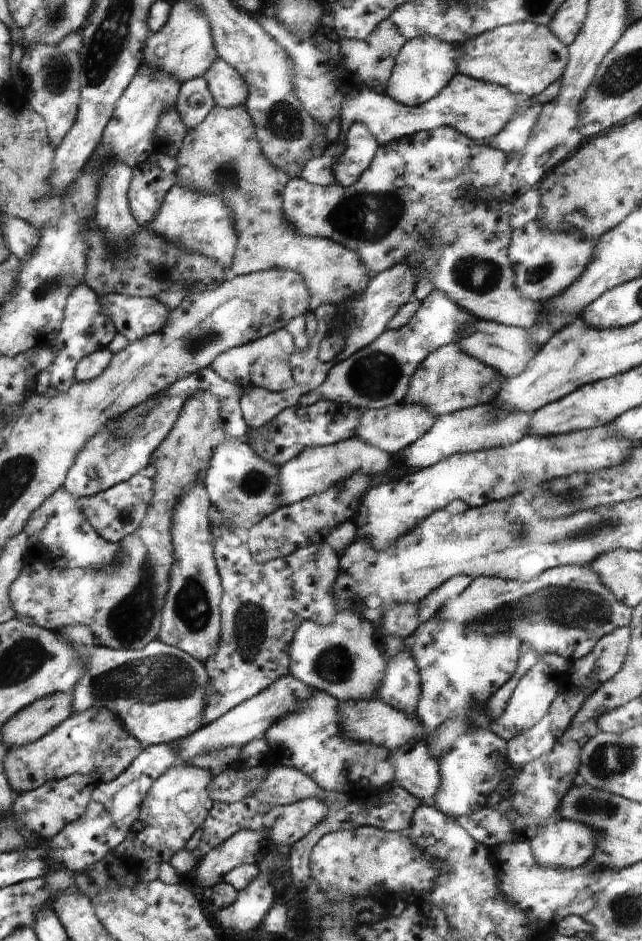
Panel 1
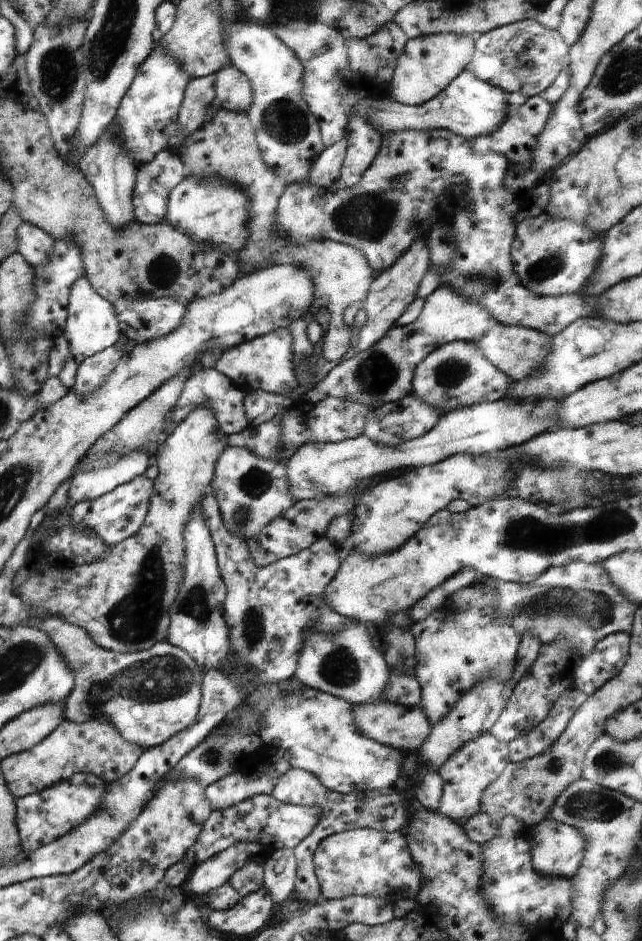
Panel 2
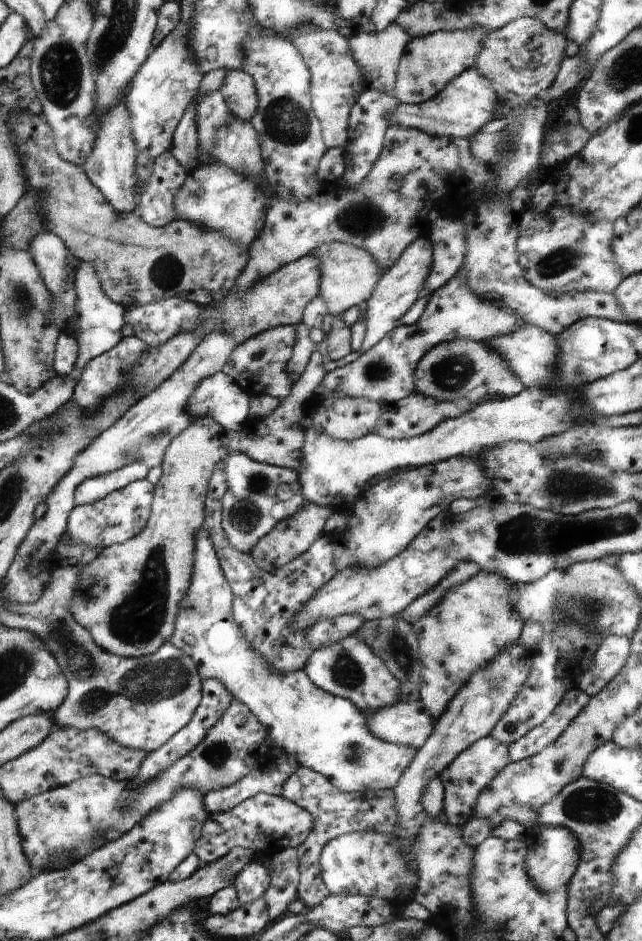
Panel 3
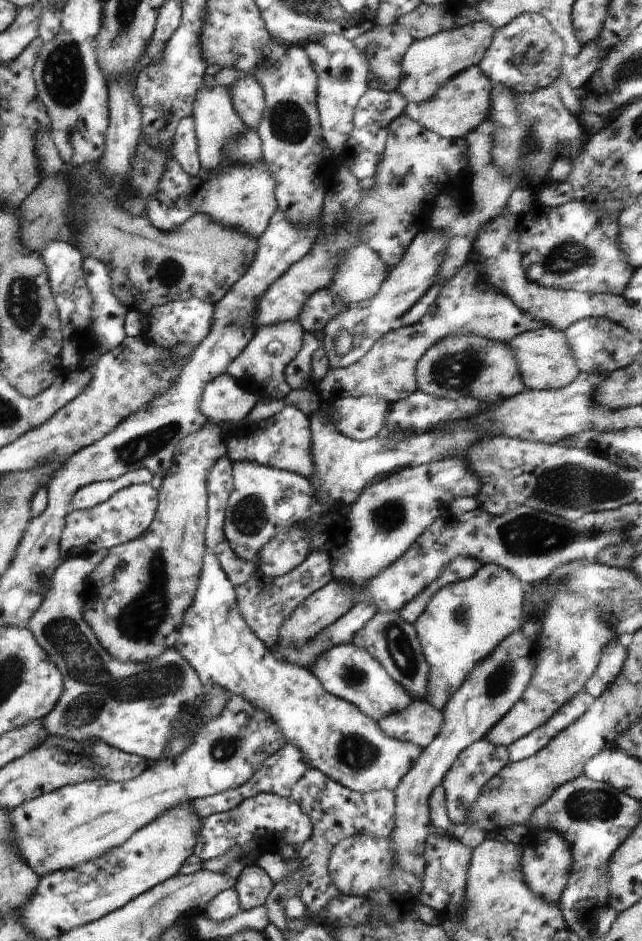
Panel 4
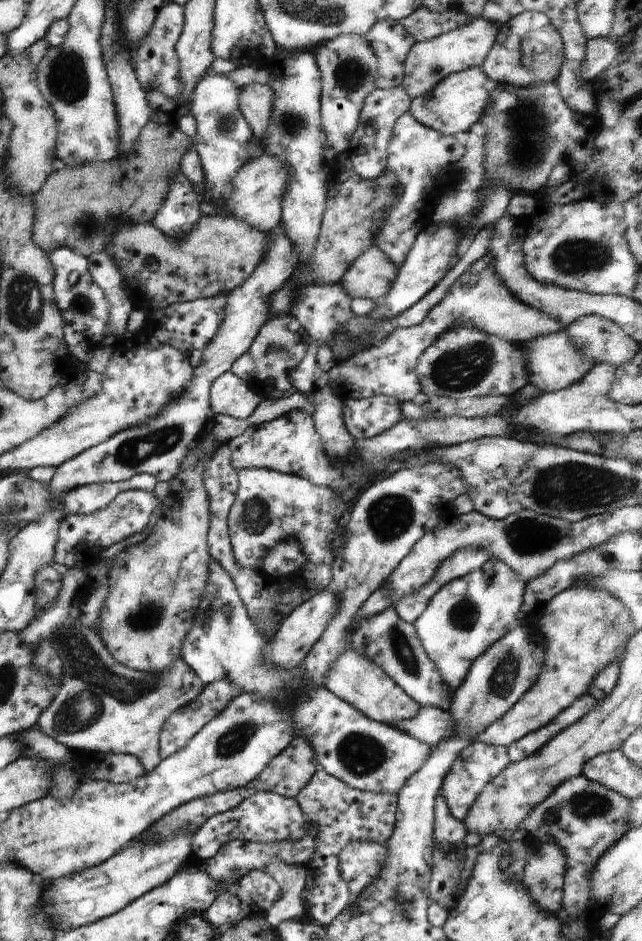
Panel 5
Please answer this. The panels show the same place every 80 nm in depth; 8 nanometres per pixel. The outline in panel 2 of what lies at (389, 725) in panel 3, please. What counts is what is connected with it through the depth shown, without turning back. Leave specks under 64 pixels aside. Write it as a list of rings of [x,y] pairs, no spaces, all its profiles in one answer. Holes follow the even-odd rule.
[[[388,701],[376,702],[376,704],[351,704],[353,706],[354,722],[366,738],[374,742],[386,744],[408,753],[419,751],[432,733],[432,725],[419,706],[406,708]]]

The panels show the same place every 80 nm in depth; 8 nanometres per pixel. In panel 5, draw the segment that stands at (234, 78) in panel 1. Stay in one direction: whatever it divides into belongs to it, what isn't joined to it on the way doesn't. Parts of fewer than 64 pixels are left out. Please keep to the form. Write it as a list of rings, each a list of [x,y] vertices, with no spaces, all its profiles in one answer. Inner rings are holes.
[[[248,84],[241,88],[240,106],[242,115],[253,130],[261,145],[264,144],[264,132],[273,114],[274,94],[270,85]]]

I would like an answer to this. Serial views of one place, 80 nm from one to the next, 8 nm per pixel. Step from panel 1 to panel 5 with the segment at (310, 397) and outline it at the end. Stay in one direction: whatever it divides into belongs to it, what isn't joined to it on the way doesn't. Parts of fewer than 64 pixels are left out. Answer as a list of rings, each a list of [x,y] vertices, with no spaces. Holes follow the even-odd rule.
[[[487,253],[450,286],[448,294],[428,312],[428,316],[420,324],[396,327],[393,332],[386,334],[384,340],[378,342],[378,346],[360,348],[350,360],[333,366],[328,371],[333,388],[341,393],[341,397],[360,399],[384,395],[399,402],[410,401],[421,393],[420,380],[415,372],[418,358],[446,330],[454,330],[460,326],[470,326],[490,336],[523,345],[544,334],[566,330],[564,324],[557,323],[548,314],[542,314],[521,302],[498,278],[492,266],[492,256]]]

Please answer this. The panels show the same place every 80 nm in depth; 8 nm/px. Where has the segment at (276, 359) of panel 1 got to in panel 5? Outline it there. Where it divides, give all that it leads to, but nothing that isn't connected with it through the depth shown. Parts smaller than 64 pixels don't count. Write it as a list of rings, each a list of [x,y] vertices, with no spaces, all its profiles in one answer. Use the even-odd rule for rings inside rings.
[[[293,315],[271,316],[269,323],[257,335],[249,351],[233,366],[231,372],[268,400],[289,397],[290,394],[298,391],[290,382],[290,370],[294,370],[302,358],[305,358],[311,341],[309,332]]]

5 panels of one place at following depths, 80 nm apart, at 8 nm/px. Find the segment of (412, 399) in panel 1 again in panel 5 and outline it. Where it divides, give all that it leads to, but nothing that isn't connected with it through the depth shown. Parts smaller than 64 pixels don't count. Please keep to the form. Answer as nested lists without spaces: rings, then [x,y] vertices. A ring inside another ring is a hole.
[[[470,326],[446,330],[428,346],[416,368],[421,393],[452,399],[486,396],[514,396],[529,385],[528,355],[523,344],[490,336]]]

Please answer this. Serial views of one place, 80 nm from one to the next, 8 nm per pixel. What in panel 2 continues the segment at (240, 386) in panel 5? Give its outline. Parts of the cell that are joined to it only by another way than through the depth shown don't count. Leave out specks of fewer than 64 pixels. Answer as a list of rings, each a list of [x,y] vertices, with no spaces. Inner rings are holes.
[[[206,368],[200,372],[194,372],[182,386],[182,394],[178,398],[178,402],[174,404],[174,409],[170,414],[170,422],[176,427],[178,423],[182,422],[192,410],[196,410],[198,406],[206,406],[210,410],[214,410],[217,415],[217,420],[220,427],[225,433],[229,435],[241,433],[246,428],[249,420],[244,418],[244,407],[242,400],[245,400],[244,394],[238,390],[238,386],[233,382],[233,379],[226,378],[225,374],[220,374],[217,370]]]

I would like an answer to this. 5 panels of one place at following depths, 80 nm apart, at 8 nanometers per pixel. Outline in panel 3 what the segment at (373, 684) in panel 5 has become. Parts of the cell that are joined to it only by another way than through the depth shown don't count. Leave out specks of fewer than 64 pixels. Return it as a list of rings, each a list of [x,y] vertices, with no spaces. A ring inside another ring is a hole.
[[[358,631],[342,642],[334,642],[314,650],[303,670],[310,681],[322,691],[348,699],[364,713],[399,703],[401,684],[386,667],[384,660],[361,638]]]

